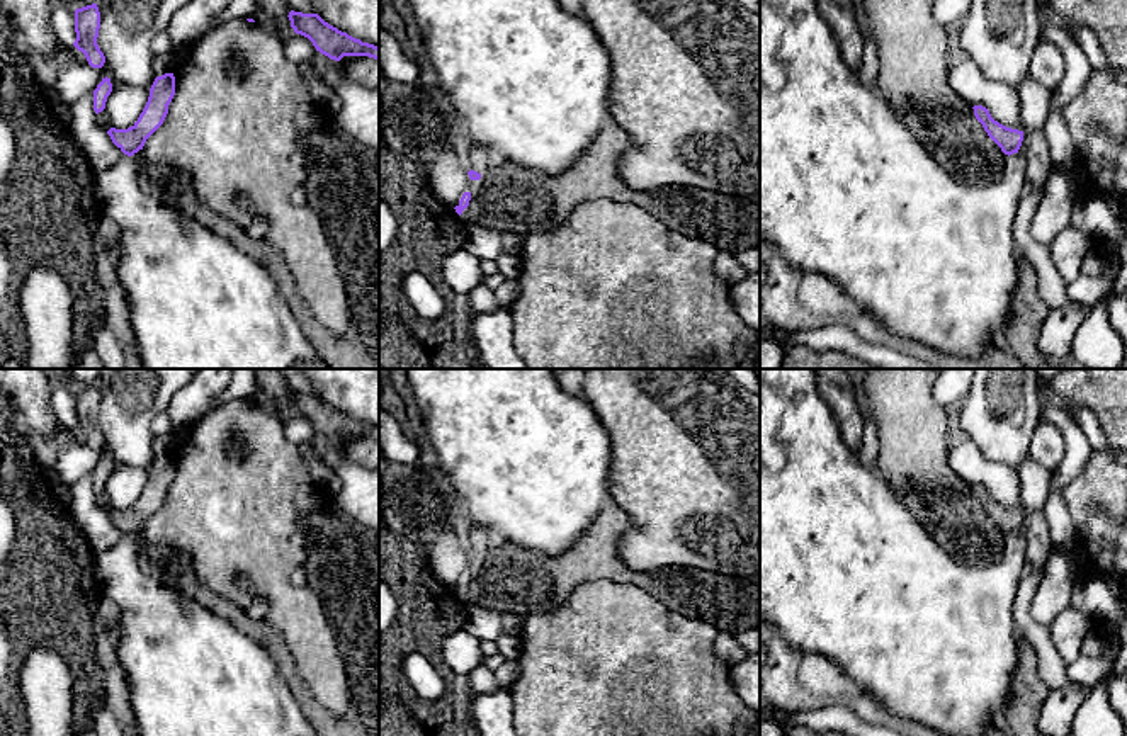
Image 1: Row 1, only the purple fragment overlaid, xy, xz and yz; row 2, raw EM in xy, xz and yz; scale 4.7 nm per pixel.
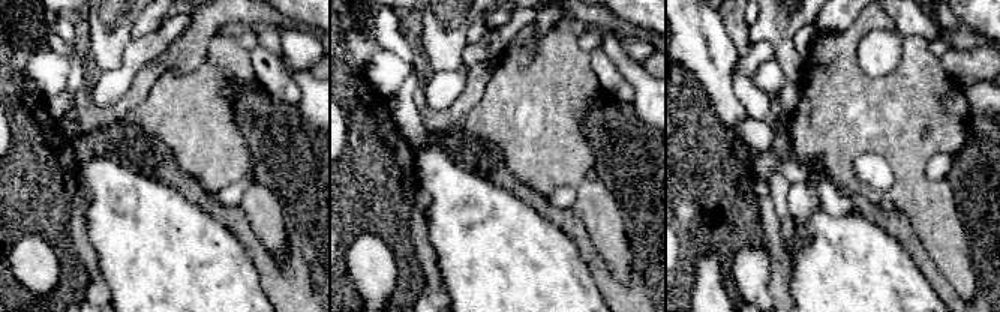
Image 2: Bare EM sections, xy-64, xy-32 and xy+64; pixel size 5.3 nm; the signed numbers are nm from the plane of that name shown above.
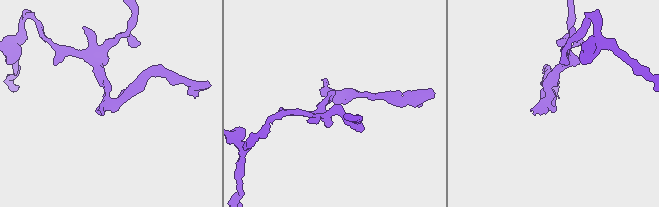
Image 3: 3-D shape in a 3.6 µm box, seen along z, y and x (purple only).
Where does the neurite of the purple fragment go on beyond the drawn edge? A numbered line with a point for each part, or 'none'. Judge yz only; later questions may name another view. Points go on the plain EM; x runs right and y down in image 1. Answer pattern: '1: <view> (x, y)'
none

